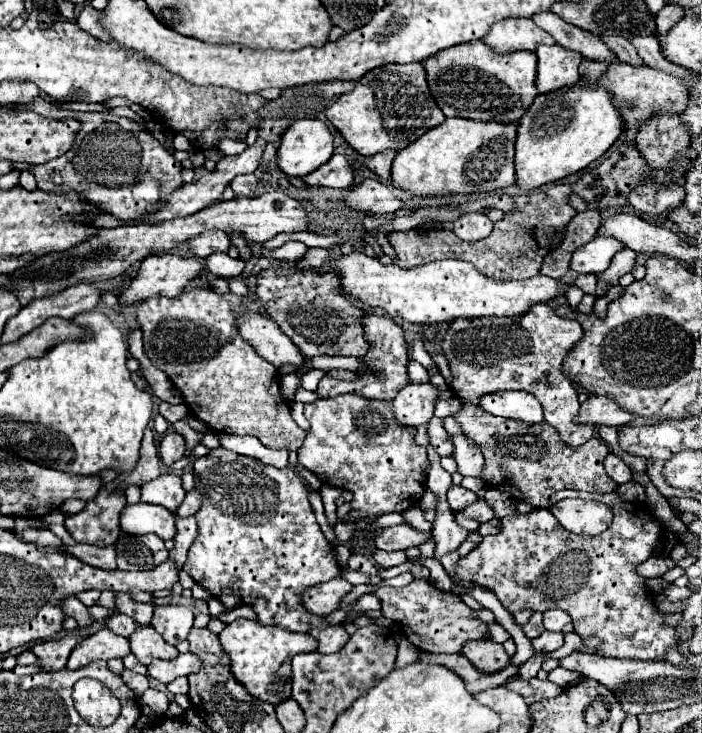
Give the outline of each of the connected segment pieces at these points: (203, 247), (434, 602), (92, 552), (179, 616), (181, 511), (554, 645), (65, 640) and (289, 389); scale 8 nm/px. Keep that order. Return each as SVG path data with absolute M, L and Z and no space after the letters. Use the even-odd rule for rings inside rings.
M210 229L206 233L200 233L196 237L192 237L190 241L186 241L190 251L200 251L200 257L208 257L216 251L228 251L230 247L230 237L224 233L224 231L216 231L216 229Z
M414 579L410 585L394 589L394 587L380 587L374 595L382 603L382 615L398 621L404 627L406 637L422 651L434 653L460 653L462 645L468 639L484 639L486 637L486 623L474 617L472 609L454 593L444 593L436 589L430 581Z
M76 543L76 545L60 547L60 549L66 551L68 555L74 555L76 559L92 565L92 567L116 569L116 551L114 551L114 547L94 547L94 545Z
M156 605L152 627L170 643L178 645L184 641L192 629L194 613L184 605Z
M196 489L188 491L188 493L186 493L186 499L184 499L184 501L182 501L182 505L178 507L176 515L178 515L178 517L194 515L194 513L200 509L200 501L202 501L202 495L200 495Z
M544 631L540 637L532 641L534 651L556 651L564 643L564 633L562 631Z
M66 635L66 637L60 637L56 641L38 643L32 647L32 651L40 657L38 663L40 663L42 671L56 671L56 669L62 669L66 665L68 655L82 641L84 641L84 637L80 637L80 635Z
M286 373L286 375L280 377L280 391L282 391L282 397L286 397L288 403L294 401L294 393L296 393L298 387L300 387L298 373Z

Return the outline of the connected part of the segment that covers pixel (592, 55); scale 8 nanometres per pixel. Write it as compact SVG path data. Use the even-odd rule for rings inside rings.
M546 11L546 13L538 13L532 17L544 31L548 31L558 45L566 47L566 49L572 49L576 53L580 53L582 57L590 59L590 61L604 61L608 65L612 63L620 63L618 55L608 47L604 45L596 35L588 33L588 31L582 31L574 25L568 25L564 21L560 21L558 15L554 15L552 11Z

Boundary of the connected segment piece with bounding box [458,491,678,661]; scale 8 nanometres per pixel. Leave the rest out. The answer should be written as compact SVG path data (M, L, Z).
M560 491L552 495L550 503L556 503L564 497L582 497L606 503L614 509L612 525L600 535L576 535L566 531L550 509L532 509L530 513L516 513L500 519L500 533L488 535L482 543L472 549L466 557L458 561L458 581L462 585L480 585L490 589L508 613L520 611L544 611L544 609L564 609L572 621L574 631L582 639L596 637L600 645L596 655L618 657L618 659L636 659L636 661L666 661L666 653L678 647L676 629L668 627L662 621L662 613L656 609L652 595L646 589L646 579L636 573L636 567L648 561L660 545L662 523L648 511L644 503L624 503L618 493L588 493L588 491Z

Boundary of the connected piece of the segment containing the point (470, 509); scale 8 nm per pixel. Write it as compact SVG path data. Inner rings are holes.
M478 499L476 503L460 509L460 511L452 511L454 515L462 515L462 517L468 517L468 519L474 519L478 523L484 523L484 521L490 521L494 517L494 511L488 507L488 503L484 499Z

